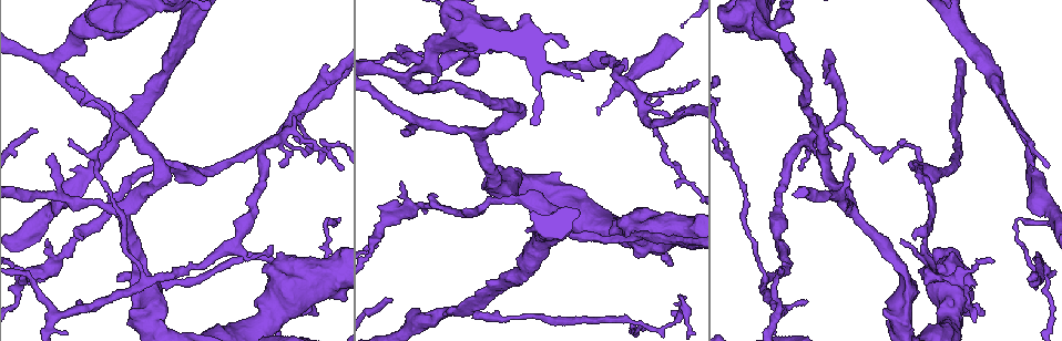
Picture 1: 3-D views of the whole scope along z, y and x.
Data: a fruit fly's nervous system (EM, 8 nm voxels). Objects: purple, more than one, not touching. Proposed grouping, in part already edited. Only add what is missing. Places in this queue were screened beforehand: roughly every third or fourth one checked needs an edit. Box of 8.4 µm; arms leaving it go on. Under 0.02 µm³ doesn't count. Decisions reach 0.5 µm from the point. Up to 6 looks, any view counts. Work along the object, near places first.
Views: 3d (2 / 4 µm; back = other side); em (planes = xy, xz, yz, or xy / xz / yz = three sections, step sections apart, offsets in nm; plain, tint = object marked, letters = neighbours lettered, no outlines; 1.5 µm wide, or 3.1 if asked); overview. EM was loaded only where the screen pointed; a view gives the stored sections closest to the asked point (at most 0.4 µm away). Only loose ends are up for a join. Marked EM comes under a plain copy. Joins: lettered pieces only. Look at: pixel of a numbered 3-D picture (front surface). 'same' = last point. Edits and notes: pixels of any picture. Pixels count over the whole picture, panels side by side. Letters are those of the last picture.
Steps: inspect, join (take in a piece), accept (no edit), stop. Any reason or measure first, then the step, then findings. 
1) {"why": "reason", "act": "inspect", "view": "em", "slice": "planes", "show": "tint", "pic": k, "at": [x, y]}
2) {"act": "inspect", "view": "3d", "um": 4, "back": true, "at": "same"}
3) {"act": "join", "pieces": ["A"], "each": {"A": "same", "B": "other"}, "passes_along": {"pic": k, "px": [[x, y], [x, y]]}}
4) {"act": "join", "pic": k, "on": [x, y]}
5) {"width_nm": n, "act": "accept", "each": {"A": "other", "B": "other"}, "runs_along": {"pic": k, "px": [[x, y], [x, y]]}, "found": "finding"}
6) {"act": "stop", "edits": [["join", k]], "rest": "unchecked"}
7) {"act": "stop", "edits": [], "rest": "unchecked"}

{"why": "an open end", "act": "inspect", "view": "3d", "um": 4, "pic": 1, "at": [47, 238]}

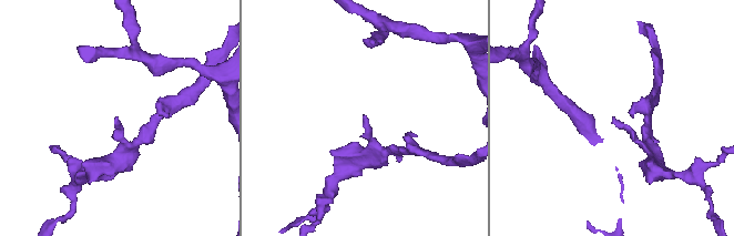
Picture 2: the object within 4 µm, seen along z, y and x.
{"act": "inspect", "view": "em", "slice": "planes", "show": "letters", "pic": 2, "at": [363, 117]}

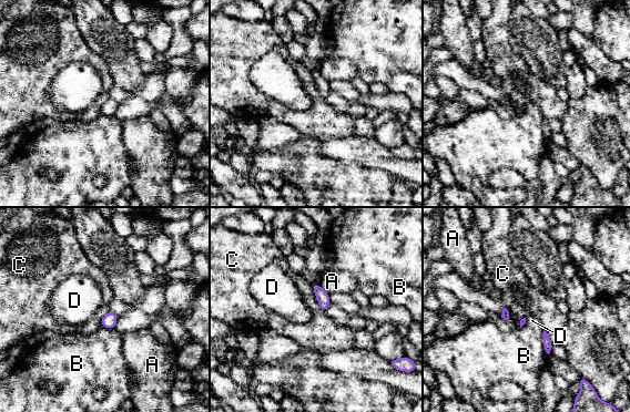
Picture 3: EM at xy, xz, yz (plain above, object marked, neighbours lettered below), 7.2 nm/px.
{"act": "accept", "each": {"A": "other", "B": "other", "C": "other", "D": "other"}, "border": {"pic": 3, "px": [[312, 287], [318, 307], [324, 312]]}, "found": "none of them fits"}

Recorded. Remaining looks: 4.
{"act": "inspect", "view": "em", "slice": "planes", "show": "letters", "pic": 1, "at": [622, 59]}

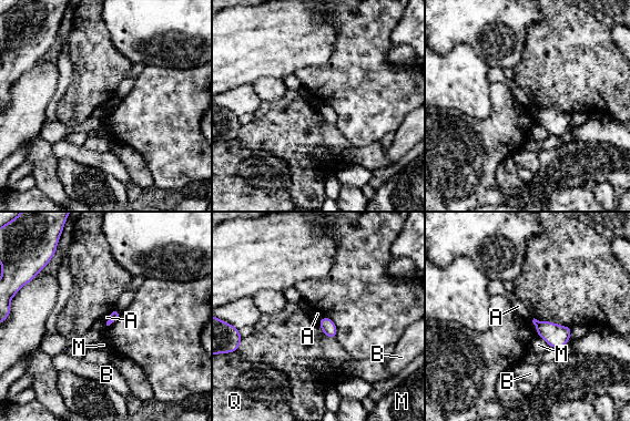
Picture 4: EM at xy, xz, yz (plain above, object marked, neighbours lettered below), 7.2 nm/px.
{"longest_contact_nm": ["M", 120], "act": "accept", "each": {"A": "other", "B": "other", "M": "other", "Q": "other"}, "found": "no lettered piece goes on from it"}

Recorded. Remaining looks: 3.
{"why": "stops while still wide", "act": "inspect", "view": "em", "slice": "planes", "show": "letters", "pic": 1, "at": [671, 260]}

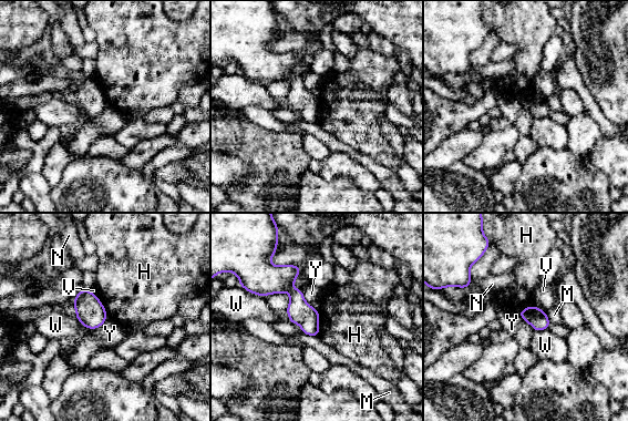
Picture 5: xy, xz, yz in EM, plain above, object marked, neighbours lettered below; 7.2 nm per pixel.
{"act": "accept", "each": {"H": "other", "M": "other", "N": "other", "V": "other", "W": "other", "Y": "other"}, "border": {"pic": 5, "px": [[317, 310], [319, 336]]}, "found": "no lettered piece goes on from it"}

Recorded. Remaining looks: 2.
{"act": "stop", "edits": [], "rest": "unchecked"}

